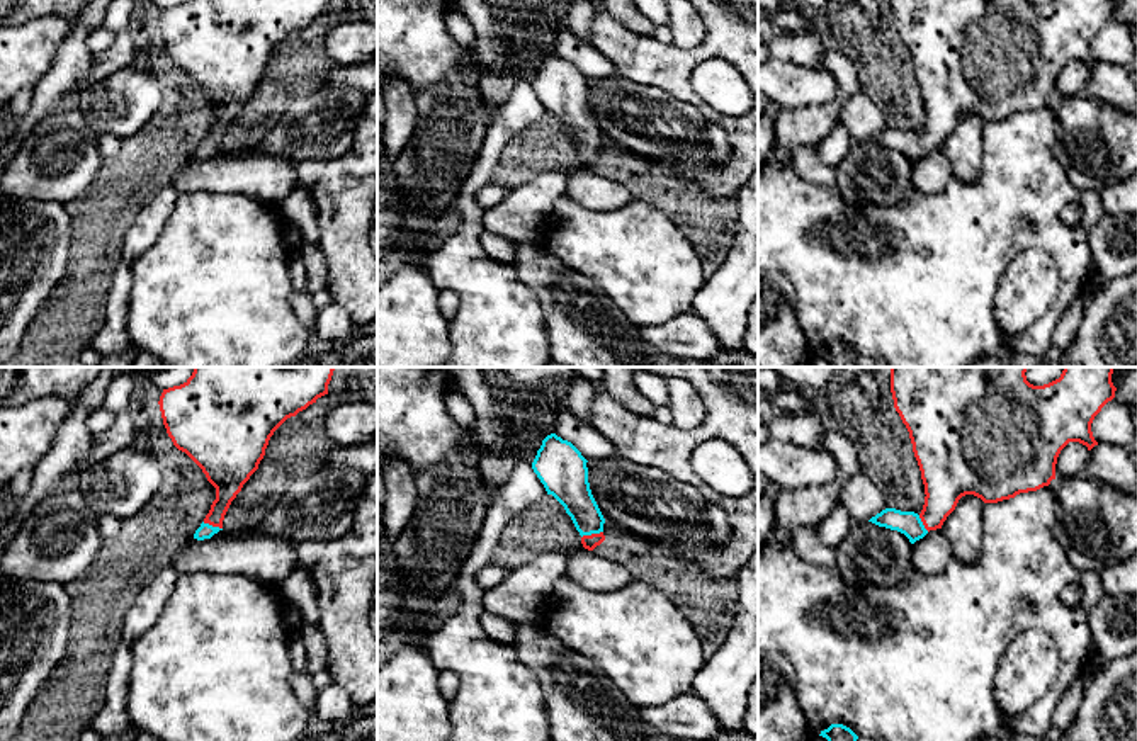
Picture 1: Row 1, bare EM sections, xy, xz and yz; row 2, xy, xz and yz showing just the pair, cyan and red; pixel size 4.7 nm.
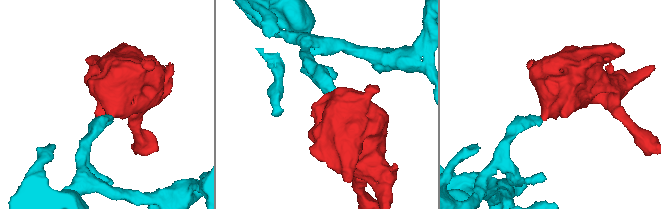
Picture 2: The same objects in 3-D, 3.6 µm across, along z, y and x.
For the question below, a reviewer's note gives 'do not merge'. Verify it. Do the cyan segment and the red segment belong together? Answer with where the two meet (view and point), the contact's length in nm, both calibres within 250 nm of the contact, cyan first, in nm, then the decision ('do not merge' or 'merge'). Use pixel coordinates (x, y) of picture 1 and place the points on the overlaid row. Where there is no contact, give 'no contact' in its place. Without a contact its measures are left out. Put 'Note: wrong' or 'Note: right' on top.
Note: wrong
meets cyan in xz at (592, 532); contact 110 nm long; 180 nm thick on the cyan side, 70 nm on the other; merge

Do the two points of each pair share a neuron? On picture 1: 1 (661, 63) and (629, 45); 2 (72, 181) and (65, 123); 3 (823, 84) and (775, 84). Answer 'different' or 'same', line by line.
1: same
2: same
3: same

